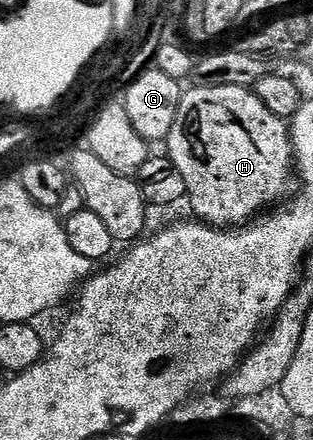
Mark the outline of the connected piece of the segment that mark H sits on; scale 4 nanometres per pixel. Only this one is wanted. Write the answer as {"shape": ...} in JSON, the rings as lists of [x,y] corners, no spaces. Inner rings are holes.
{"shape":[[[195,85],[191,89],[183,92],[183,100],[177,109],[177,121],[173,121],[173,129],[165,141],[166,154],[185,181],[186,198],[191,201],[196,220],[220,229],[241,227],[272,205],[288,198],[291,179],[293,187],[293,152],[288,124],[281,117],[269,113],[254,90],[233,85]]]}

